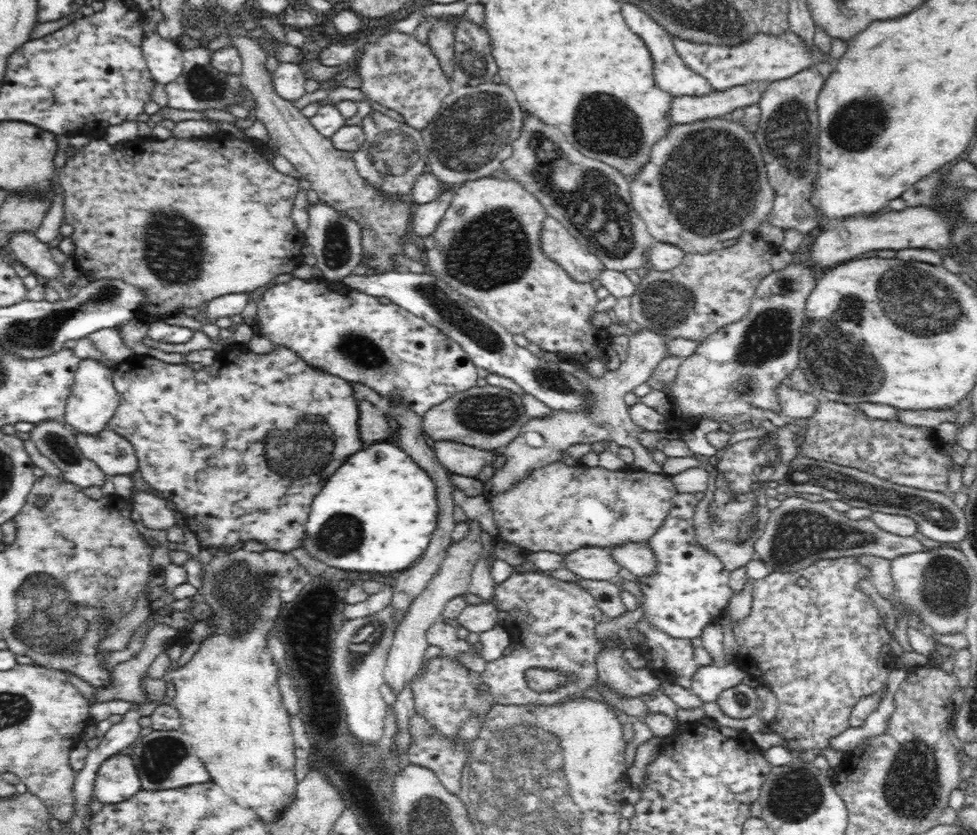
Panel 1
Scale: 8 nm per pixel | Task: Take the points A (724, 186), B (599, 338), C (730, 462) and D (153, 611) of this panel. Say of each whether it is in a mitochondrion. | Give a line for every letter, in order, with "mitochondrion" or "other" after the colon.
A: mitochondrion
B: other
C: mitochondrion
D: other

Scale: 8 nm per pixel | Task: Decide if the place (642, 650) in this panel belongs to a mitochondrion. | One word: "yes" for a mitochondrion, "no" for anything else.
no

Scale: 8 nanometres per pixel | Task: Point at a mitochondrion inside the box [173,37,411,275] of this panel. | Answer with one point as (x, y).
(336, 248)

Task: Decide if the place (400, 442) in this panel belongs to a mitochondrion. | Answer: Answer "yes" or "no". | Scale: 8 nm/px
no

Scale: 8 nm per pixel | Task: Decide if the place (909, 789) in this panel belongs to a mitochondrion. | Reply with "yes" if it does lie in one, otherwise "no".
yes

